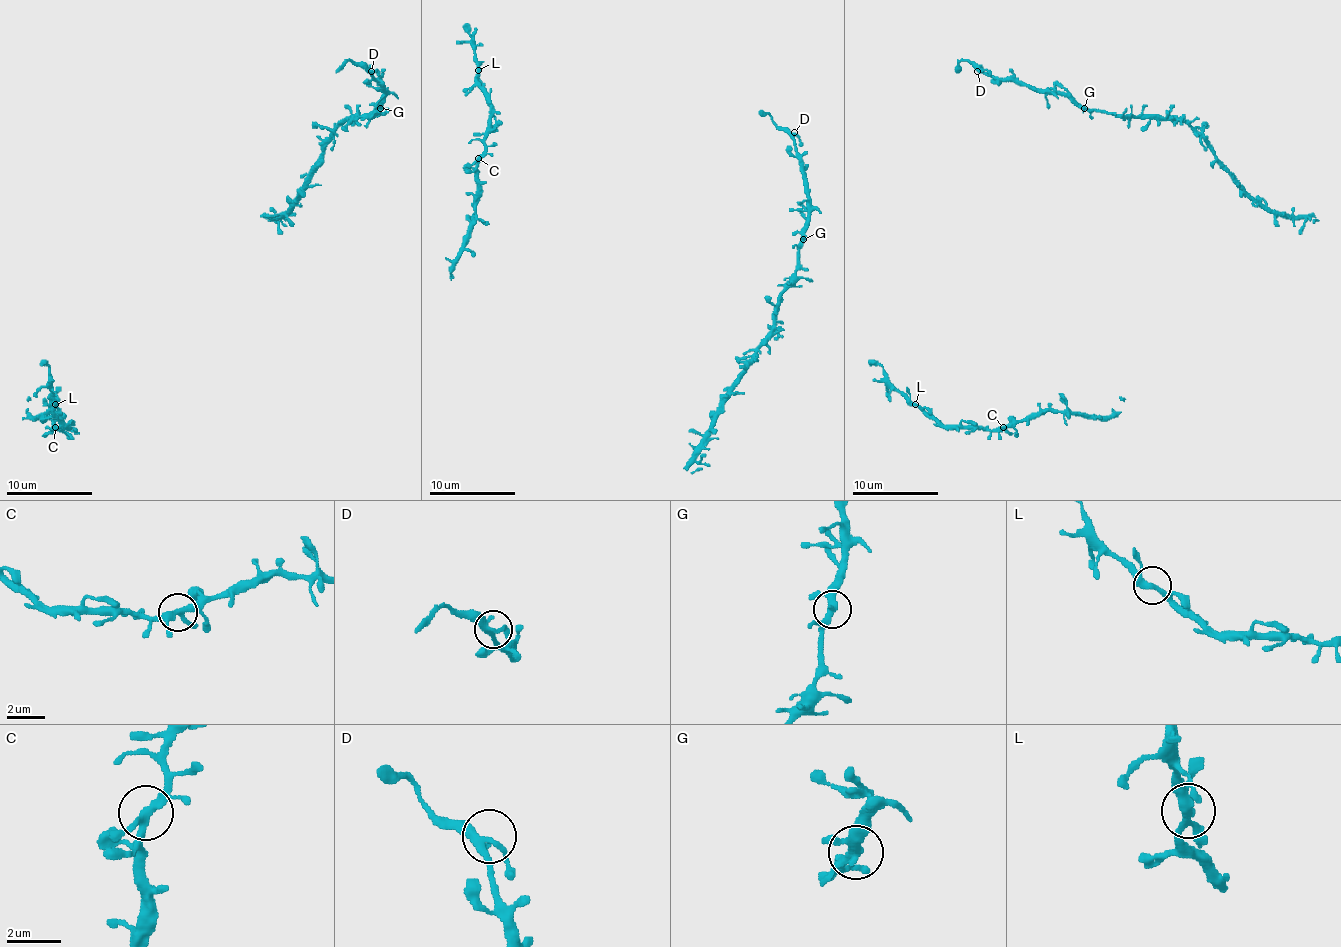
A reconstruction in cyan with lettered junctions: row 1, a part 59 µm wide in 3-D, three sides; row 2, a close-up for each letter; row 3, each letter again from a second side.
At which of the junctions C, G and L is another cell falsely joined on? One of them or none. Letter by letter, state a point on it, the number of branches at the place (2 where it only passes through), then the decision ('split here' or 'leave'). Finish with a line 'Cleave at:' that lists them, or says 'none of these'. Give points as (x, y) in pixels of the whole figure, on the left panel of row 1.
C: (55, 427) | 4 | leave
G: (380, 108) | 4 | leave
L: (55, 404) | 4 | leave
Cleave at: none of these

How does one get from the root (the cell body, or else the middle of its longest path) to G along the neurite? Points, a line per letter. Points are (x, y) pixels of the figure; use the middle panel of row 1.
G: (688, 431), (705, 433), (727, 390), (766, 340), (777, 297), (796, 269), (796, 251), (803, 238)

